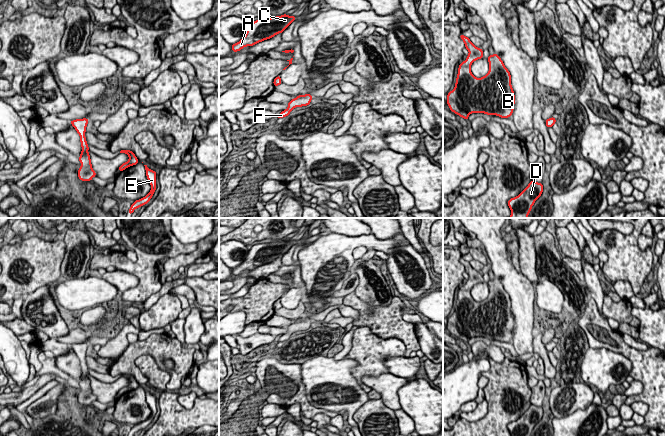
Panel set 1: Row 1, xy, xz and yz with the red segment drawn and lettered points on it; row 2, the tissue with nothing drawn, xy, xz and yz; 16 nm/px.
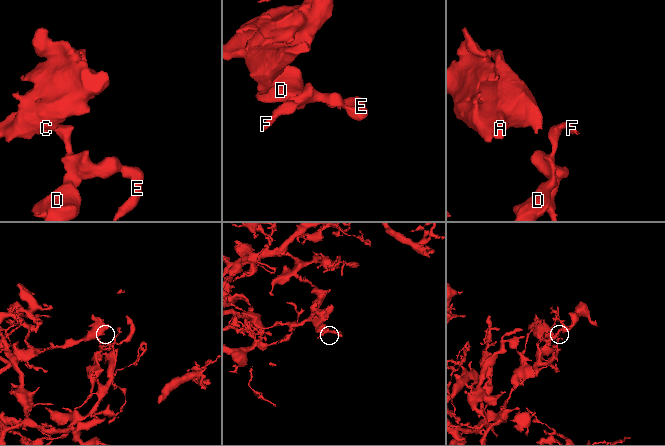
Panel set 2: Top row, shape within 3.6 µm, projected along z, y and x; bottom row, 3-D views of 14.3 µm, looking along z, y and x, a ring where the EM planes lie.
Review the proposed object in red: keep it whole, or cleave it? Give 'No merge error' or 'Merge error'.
No merge error

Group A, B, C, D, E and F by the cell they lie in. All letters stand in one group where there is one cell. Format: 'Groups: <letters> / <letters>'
Groups: A B C D E F

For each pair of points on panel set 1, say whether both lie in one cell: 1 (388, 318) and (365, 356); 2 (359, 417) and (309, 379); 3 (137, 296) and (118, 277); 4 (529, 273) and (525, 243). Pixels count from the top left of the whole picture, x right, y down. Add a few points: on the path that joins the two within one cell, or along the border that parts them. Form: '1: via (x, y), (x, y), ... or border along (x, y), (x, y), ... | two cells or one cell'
1: border along (358, 326), (367, 326), (382, 338), (400, 340) | two cells
2: border along (369, 400), (353, 415), (353, 420), (357, 425) | two cells
3: border along (139, 283), (123, 292) | two cells
4: via (528, 266), (527, 250) | one cell

